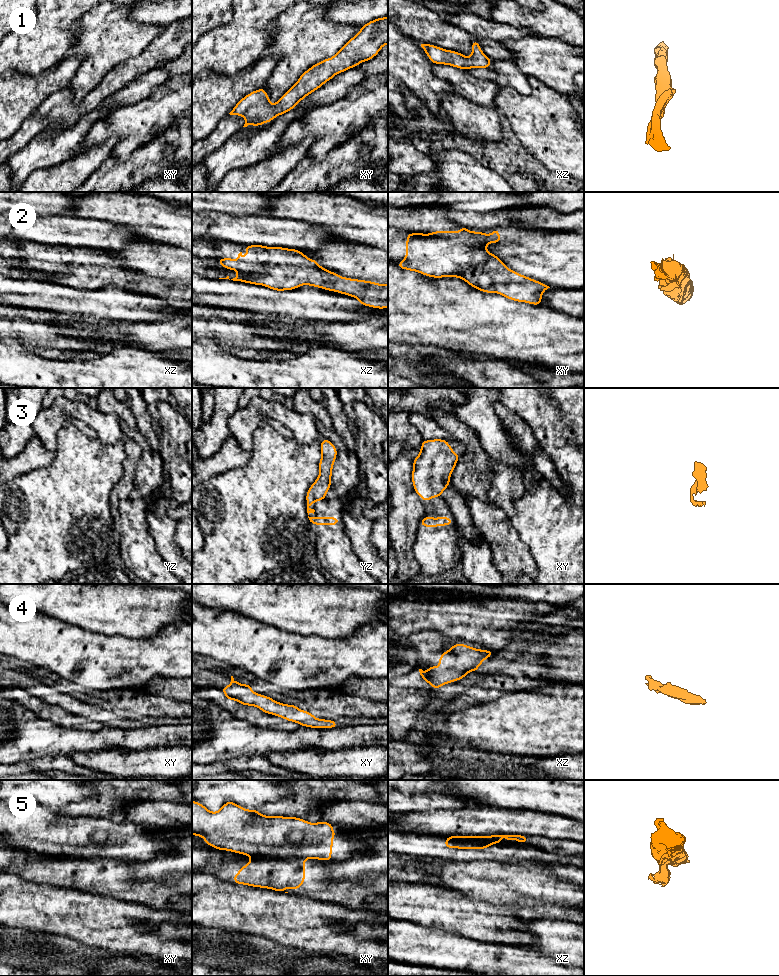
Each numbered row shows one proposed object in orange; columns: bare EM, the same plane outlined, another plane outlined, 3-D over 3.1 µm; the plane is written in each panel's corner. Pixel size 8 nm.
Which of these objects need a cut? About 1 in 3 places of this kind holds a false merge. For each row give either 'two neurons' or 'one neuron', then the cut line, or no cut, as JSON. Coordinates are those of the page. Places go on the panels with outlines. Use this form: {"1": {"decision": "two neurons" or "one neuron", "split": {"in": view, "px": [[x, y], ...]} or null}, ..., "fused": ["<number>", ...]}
{"1": {"decision": "one neuron", "split": null}, "2": {"decision": "one neuron", "split": null}, "3": {"decision": "one neuron", "split": null}, "4": {"decision": "one neuron", "split": null}, "5": {"decision": "two neurons", "split": {"in": "xy", "px": [[252, 856], [303, 857], [305, 859]]}}, "fused": ["5"]}

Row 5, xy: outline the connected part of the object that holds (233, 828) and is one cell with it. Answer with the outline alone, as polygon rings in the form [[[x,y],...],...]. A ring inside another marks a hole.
[[[192,800],[192,835],[203,837],[204,842],[209,846],[214,847],[216,850],[226,850],[234,853],[239,853],[247,855],[249,857],[268,857],[268,858],[279,858],[287,859],[294,857],[301,857],[305,859],[317,859],[322,861],[329,861],[332,858],[332,847],[333,847],[333,838],[336,833],[333,830],[333,826],[329,822],[320,821],[317,823],[311,823],[306,820],[300,819],[298,817],[284,817],[284,816],[266,816],[257,812],[257,808],[253,810],[245,809],[232,801],[227,801],[217,812],[211,812],[207,809],[206,806]]]

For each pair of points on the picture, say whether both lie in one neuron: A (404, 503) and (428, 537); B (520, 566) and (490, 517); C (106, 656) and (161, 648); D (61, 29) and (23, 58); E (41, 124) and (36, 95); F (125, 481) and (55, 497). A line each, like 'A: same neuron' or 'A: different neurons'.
A: different neurons
B: same neuron
C: same neuron
D: same neuron
E: different neurons
F: different neurons

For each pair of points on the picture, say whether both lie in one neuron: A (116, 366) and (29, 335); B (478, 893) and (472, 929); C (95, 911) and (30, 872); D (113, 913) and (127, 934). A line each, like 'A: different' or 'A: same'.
A: different
B: different
C: different
D: same

